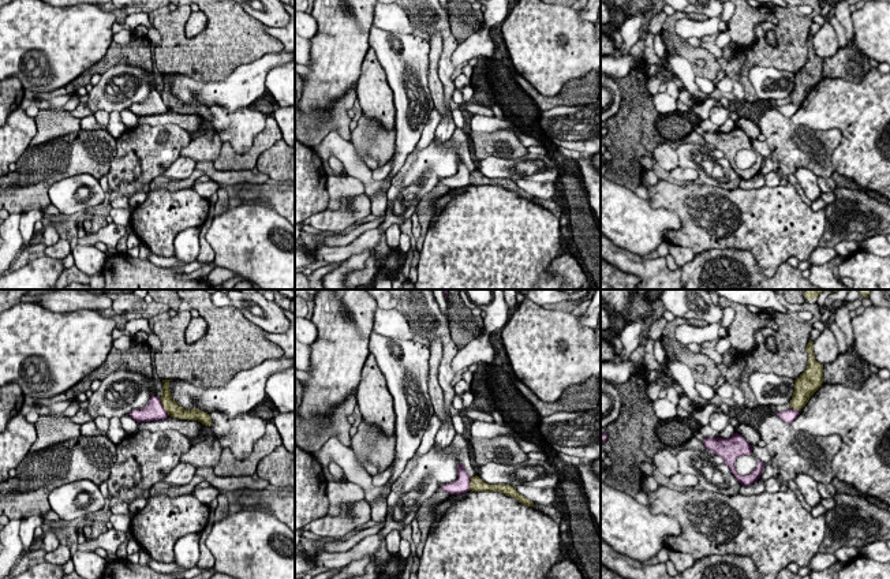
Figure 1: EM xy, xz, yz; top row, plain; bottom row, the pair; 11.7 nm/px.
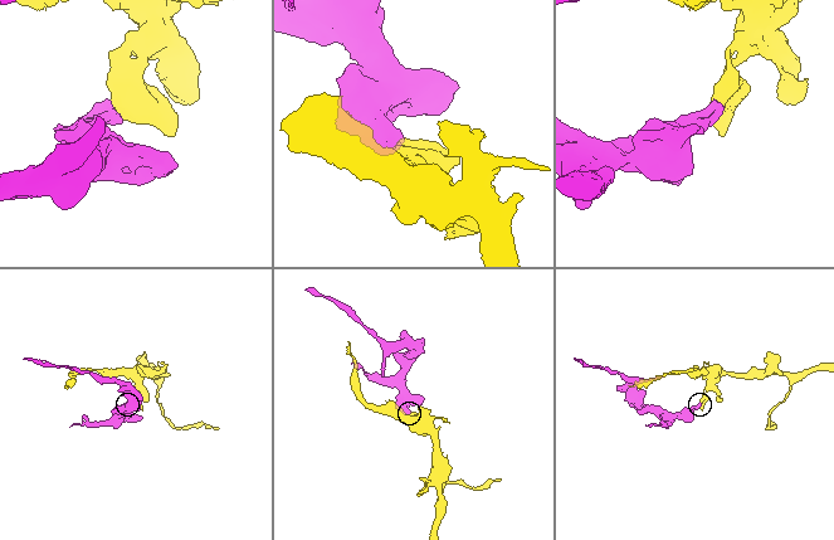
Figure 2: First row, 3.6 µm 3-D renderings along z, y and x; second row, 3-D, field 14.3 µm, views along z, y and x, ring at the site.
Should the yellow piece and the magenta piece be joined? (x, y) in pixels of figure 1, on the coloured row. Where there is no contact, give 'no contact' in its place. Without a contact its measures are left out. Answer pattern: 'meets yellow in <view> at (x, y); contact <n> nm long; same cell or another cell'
meets yellow in xy at (164, 408); contact 220 nm long; another cell

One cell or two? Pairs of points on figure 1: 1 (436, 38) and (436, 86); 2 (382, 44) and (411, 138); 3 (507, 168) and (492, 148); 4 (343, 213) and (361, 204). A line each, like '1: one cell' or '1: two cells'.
1: one cell
2: one cell
3: two cells
4: one cell

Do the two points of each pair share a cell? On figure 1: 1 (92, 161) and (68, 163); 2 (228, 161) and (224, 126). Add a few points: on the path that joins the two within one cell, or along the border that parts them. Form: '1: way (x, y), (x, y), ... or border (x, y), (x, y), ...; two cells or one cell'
1: way (86, 161), (74, 161); one cell
2: border (257, 134), (253, 144), (240, 153), (223, 142); two cells

